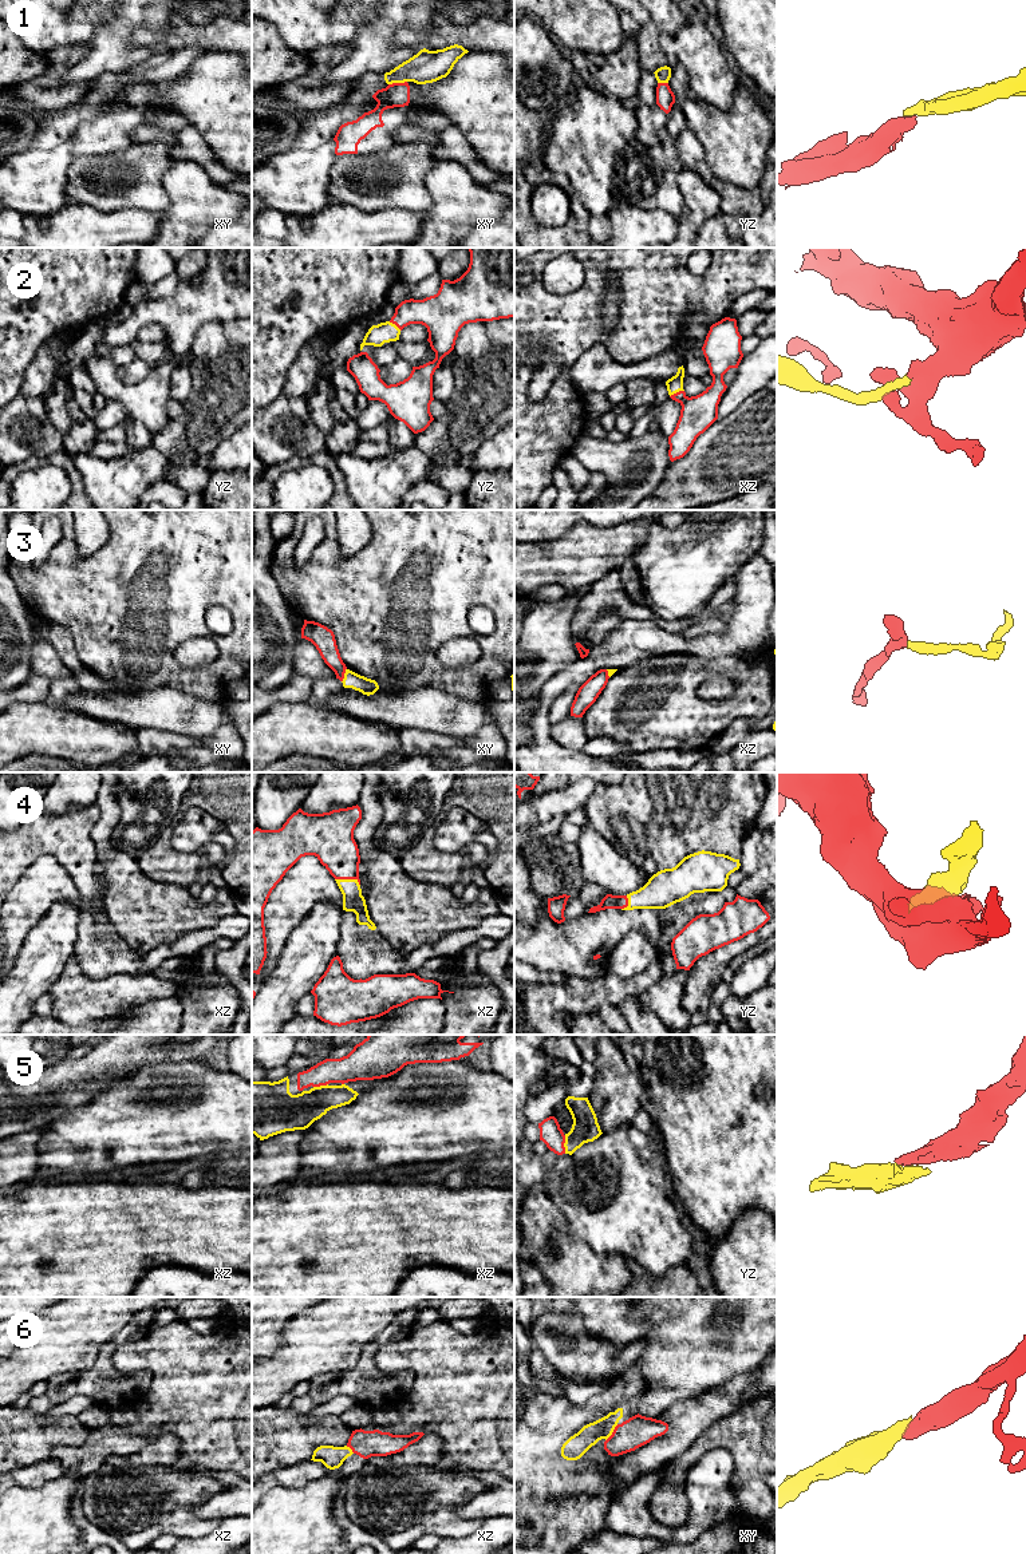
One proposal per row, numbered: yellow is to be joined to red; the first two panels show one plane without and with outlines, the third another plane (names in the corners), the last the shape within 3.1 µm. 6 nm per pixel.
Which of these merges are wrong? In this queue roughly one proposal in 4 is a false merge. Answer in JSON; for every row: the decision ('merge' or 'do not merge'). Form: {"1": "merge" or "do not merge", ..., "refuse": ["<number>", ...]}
{"1": "do not merge", "2": "merge", "3": "merge", "4": "merge", "5": "merge", "6": "merge", "refuse": ["1"]}

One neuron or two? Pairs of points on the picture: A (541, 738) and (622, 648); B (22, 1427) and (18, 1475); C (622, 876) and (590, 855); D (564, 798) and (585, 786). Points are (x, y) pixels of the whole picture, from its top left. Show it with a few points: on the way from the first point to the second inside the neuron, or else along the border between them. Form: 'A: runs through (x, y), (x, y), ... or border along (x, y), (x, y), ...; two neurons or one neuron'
A: runs through (543, 710), (545, 699), (567, 677), (594, 661); one neuron
B: border along (47, 1459), (18, 1467), (14, 1471); two neurons
C: runs through (614, 872), (598, 859); one neuron
D: runs through (569, 798), (580, 790); one neuron

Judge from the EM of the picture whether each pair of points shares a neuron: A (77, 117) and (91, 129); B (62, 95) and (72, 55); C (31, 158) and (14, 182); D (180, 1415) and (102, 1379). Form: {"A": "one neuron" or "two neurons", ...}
{"A": "two neurons", "B": "one neuron", "C": "one neuron", "D": "two neurons"}

